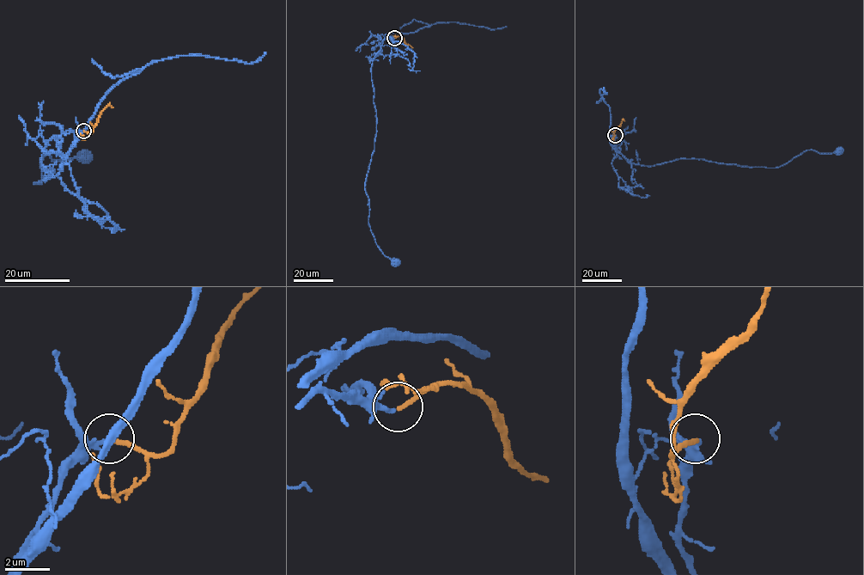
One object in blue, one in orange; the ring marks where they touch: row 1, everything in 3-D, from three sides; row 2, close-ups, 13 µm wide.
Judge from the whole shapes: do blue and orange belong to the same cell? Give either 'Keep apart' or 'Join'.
Join

